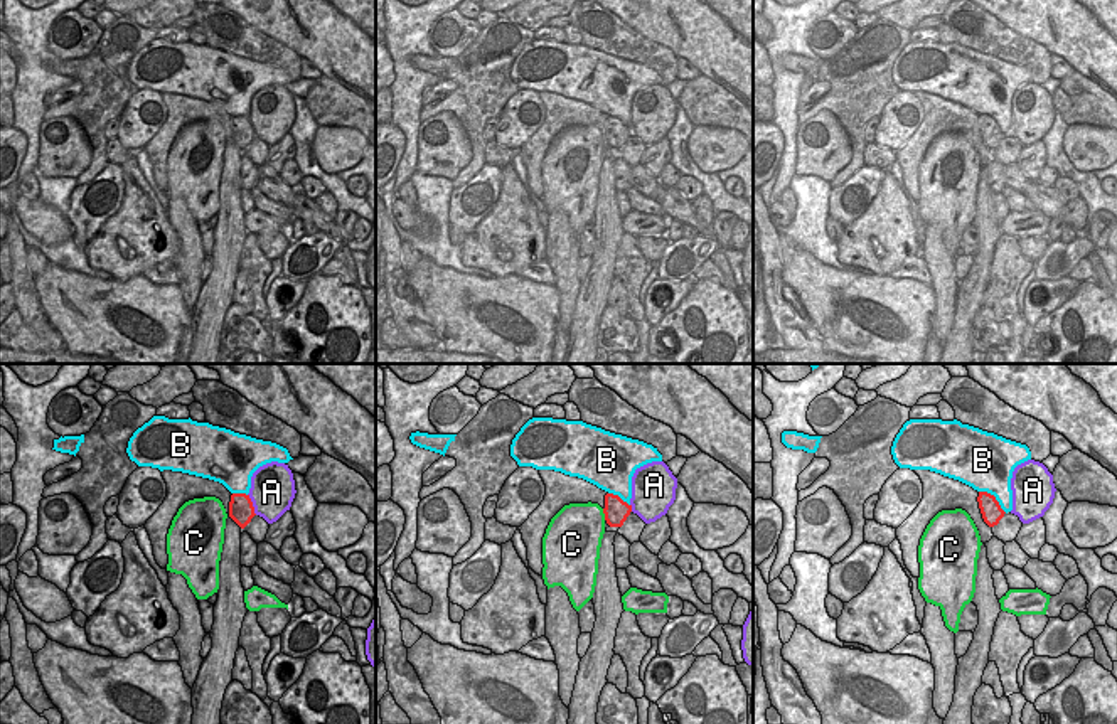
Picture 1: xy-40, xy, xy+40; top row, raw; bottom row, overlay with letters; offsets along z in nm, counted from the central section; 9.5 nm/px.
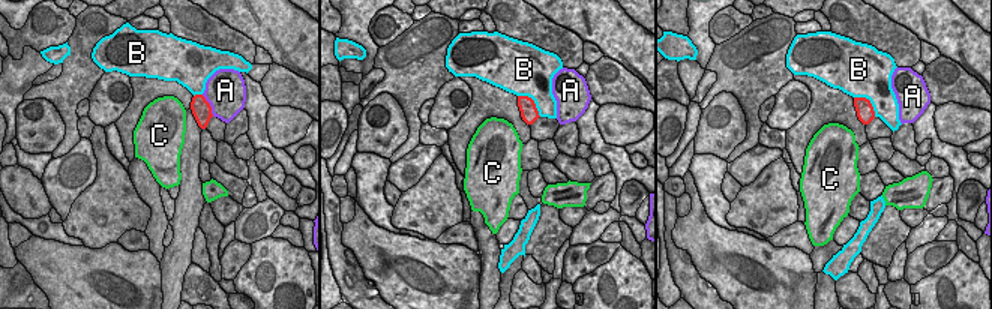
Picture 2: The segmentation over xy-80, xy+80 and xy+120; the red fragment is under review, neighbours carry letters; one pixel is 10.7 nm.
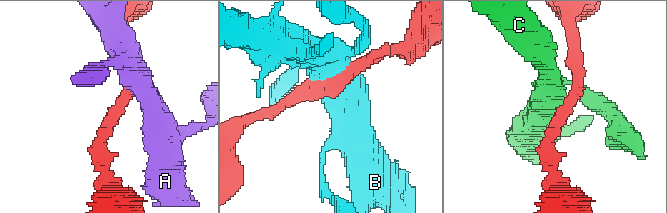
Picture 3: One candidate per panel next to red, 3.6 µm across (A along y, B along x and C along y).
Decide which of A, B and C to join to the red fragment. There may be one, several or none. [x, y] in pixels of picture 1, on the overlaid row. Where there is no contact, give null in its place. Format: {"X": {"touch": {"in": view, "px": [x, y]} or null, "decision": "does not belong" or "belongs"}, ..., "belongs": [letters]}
{"A": {"touch": {"in": "xy-40", "px": [251, 504]}, "decision": "does not belong"}, "B": {"touch": {"in": "xy+40", "px": [994, 497]}, "decision": "does not belong"}, "C": {"touch": {"in": "xy", "px": [603, 512]}, "decision": "does not belong"}, "belongs": []}

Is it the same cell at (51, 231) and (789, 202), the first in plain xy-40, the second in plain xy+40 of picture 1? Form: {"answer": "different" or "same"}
{"answer": "different"}

